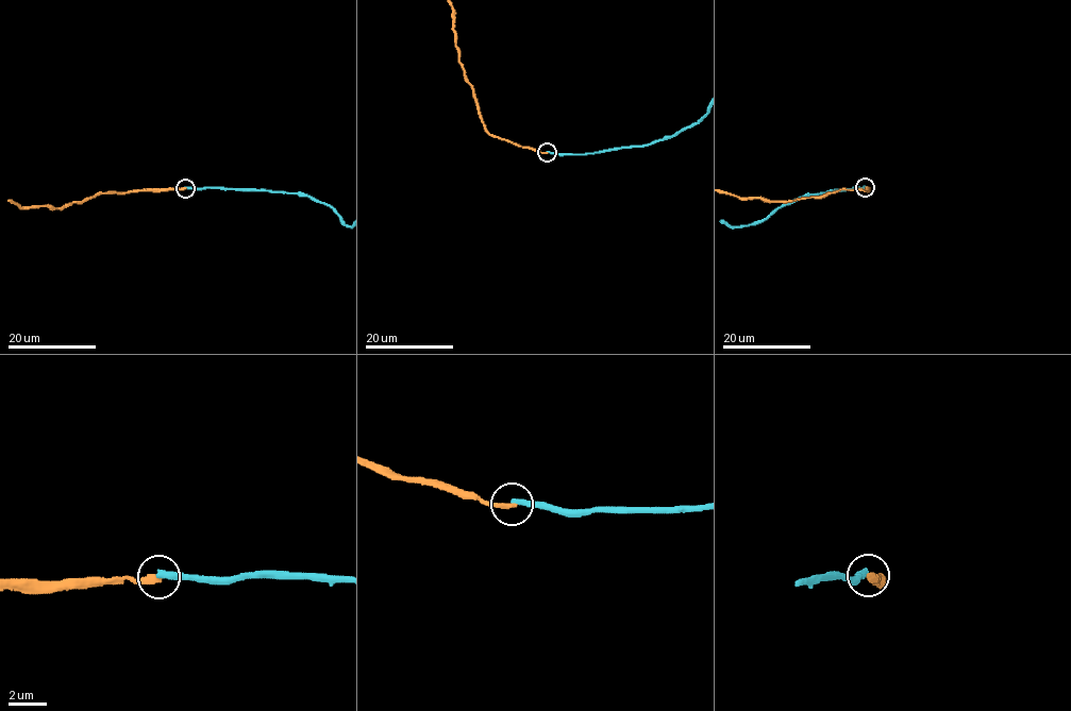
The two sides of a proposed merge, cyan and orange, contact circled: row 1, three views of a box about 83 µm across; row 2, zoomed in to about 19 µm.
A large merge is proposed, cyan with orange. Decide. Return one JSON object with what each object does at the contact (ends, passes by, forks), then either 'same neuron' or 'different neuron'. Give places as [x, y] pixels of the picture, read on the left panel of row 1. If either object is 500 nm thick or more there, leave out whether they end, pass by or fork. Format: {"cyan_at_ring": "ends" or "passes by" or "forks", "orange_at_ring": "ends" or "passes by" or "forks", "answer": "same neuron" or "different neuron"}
{"cyan_at_ring": "ends", "orange_at_ring": "ends", "answer": "different neuron"}

